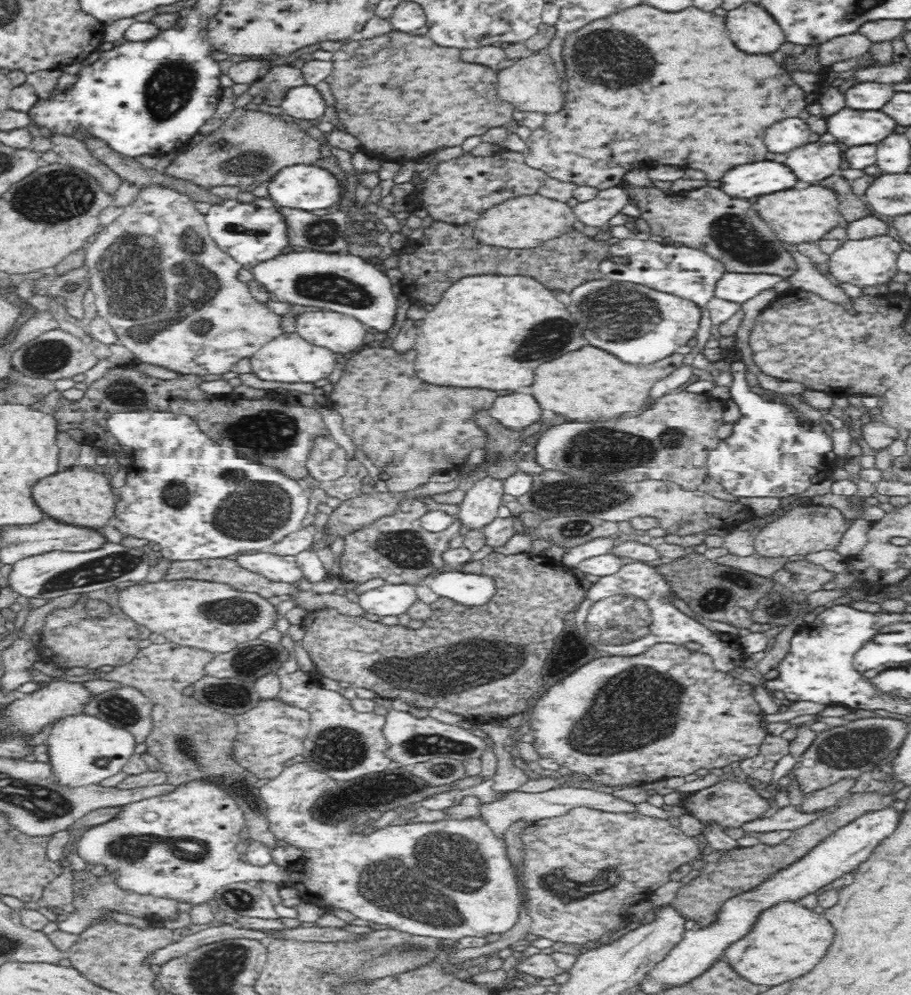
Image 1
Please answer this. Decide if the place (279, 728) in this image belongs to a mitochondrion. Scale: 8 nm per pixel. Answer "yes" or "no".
no

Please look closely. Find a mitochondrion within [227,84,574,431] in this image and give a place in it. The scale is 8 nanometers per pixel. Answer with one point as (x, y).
(326, 287)

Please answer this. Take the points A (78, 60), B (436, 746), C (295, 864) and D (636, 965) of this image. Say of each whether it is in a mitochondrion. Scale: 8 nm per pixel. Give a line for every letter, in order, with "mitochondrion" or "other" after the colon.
A: other
B: mitochondrion
C: other
D: other

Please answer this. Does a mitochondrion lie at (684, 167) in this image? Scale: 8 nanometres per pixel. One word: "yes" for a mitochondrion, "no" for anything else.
no

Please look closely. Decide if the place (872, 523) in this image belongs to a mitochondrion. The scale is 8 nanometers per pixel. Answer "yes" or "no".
no

